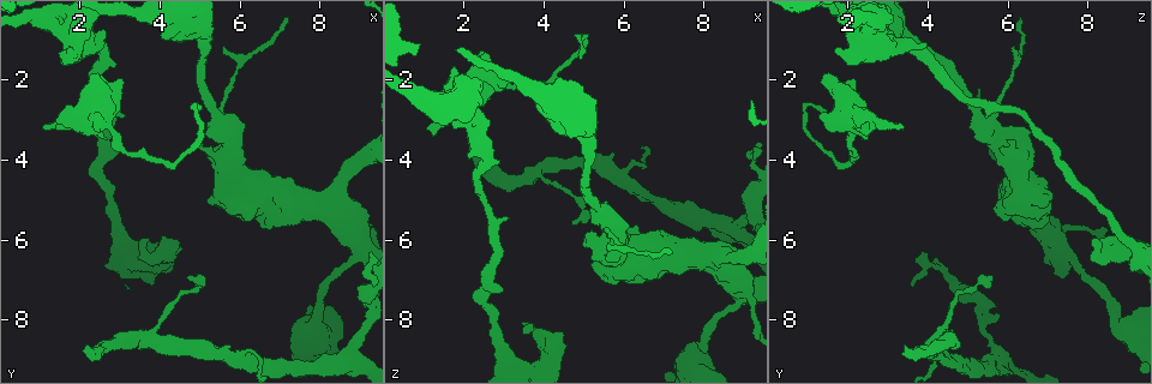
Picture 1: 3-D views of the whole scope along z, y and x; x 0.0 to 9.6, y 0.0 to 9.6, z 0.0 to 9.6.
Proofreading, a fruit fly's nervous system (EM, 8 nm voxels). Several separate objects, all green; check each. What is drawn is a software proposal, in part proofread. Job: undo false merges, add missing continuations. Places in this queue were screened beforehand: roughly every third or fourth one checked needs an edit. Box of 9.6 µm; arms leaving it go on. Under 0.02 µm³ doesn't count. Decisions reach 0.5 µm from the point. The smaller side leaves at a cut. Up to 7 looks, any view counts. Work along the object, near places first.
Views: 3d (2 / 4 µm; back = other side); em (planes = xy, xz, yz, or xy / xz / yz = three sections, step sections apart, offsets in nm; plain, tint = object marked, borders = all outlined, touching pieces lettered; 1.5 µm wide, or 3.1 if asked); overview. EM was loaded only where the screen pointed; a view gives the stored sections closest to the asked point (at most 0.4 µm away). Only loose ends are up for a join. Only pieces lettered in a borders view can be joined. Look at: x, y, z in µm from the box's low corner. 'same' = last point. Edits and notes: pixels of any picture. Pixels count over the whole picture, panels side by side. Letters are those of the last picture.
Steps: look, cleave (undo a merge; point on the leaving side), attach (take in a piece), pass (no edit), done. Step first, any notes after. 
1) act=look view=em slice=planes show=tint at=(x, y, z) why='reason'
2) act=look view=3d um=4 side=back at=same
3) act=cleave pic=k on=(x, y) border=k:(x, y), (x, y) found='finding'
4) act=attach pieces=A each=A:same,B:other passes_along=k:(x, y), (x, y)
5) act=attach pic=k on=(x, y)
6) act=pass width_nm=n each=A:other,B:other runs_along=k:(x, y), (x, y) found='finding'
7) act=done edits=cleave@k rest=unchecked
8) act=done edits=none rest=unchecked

act=look view=em slice=planes show=plain at=(4.50, 6.05, 8.30) why='thick end'

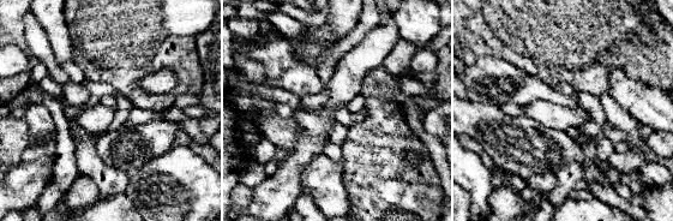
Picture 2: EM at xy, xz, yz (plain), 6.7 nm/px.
act=look view=em slice=planes show=tint at=same why='with the object marked'

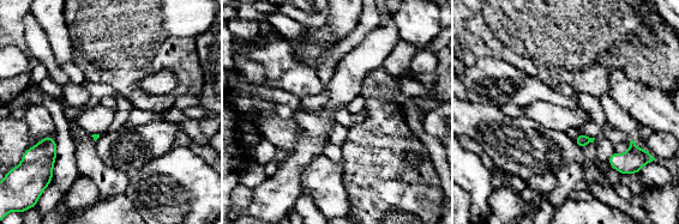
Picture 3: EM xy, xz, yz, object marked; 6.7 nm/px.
act=look view=em slice=planes show=borders at=same

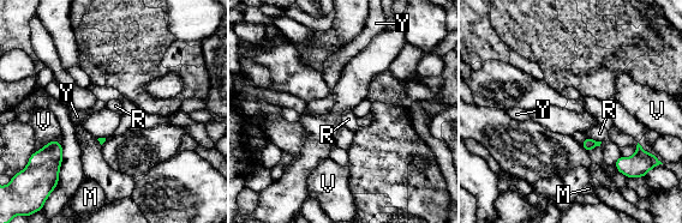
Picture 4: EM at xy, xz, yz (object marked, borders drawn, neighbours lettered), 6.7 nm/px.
act=pass each=M:other,R:other,V:other,Y:other border=4:(587, 136), (600, 142) found='no lettered piece goes on from it'

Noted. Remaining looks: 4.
act=look view=em slice=planes show=borders at=(2.10, 8.70, 3.40) why='branch stops here'

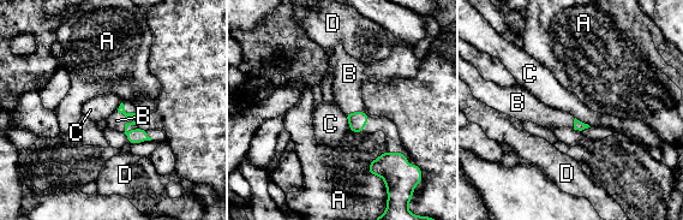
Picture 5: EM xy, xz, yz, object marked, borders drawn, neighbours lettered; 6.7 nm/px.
act=attach pieces=B longest_contact=A:200nm each=A:other,B:same,C:other,D:other found='the neuron continues'

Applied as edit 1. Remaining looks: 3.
act=look view=overview

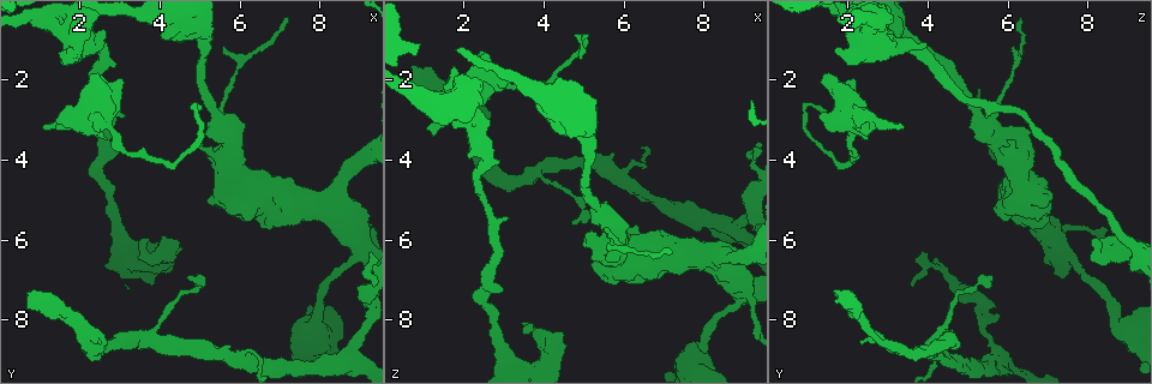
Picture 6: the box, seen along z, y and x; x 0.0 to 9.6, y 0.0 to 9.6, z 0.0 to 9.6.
act=look view=em slice=xy step=8 show=borders at=(4.65, 7.00, 5.55) why='tapers out'

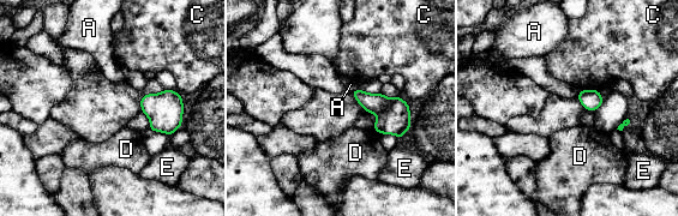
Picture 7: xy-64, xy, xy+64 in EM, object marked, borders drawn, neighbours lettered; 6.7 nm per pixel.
act=pass each=A:other,C:other,D:other,E:other border=7:(580, 89), (596, 89), (599, 91) found='none of them fits'

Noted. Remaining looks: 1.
act=done edits=attach@5 rest=unchecked

